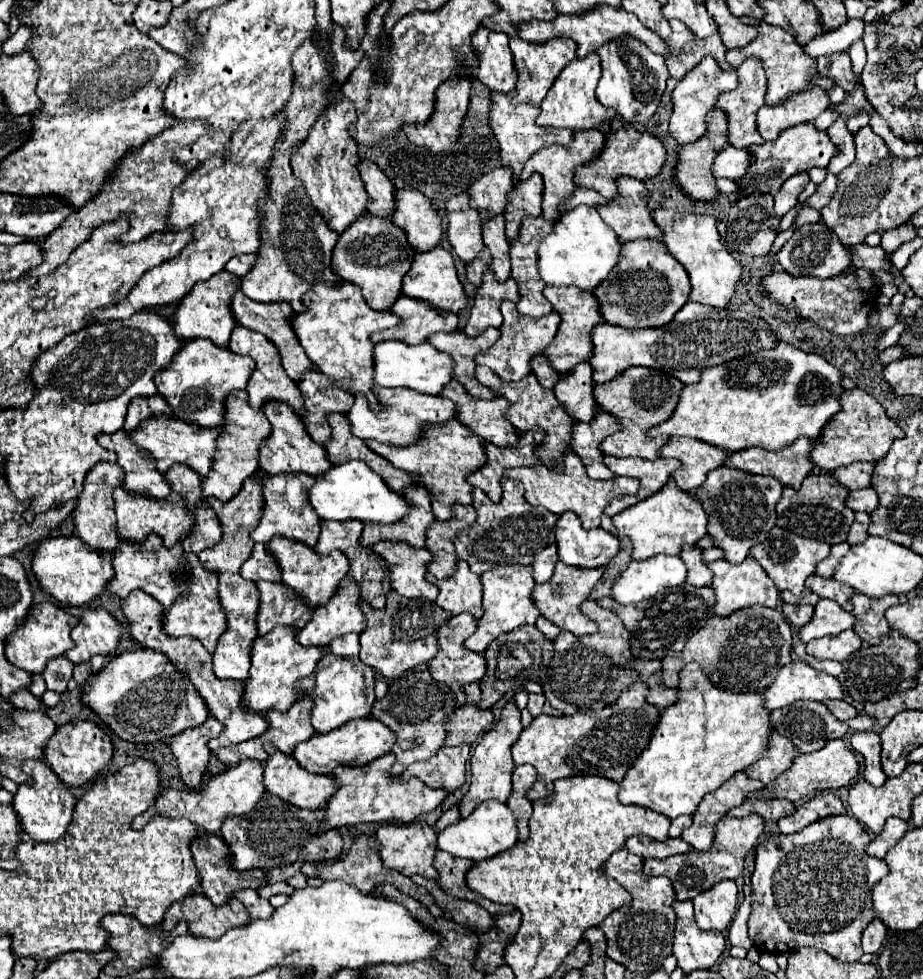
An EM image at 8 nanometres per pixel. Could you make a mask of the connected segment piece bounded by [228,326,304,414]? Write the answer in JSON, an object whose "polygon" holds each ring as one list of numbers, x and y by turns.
{"polygon":[[236,326,232,330,228,348,234,354,250,356,256,362,256,368,254,368,250,380,248,380,248,386,246,386,246,392,250,396,248,404,252,408,260,410,264,402,268,402,268,400,280,400,280,402,290,404,296,414,304,412,304,406,302,406,302,400,300,400,300,390,296,388,296,382,288,378,288,374,284,372,284,368,280,368,280,356,276,356,276,348,272,348,272,344,268,344,268,340,264,340,264,336,260,336,258,332,252,332,252,330,244,328,244,326]]}

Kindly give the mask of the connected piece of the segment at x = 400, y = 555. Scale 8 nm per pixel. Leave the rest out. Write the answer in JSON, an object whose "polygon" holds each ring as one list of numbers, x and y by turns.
{"polygon":[[388,540,372,544,370,550,386,562,394,592,404,598,436,600,438,588,424,578,428,560,432,560,428,550,412,548,410,544,394,544]]}

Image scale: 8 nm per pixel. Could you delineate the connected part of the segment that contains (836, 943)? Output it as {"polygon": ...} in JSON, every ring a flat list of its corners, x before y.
{"polygon":[[850,814,826,816,804,830,790,836,770,836,756,846,756,864,752,874,752,912,748,918,748,936,760,952,790,952,794,948,818,948,842,962,860,960,862,930,876,918,872,908,872,886,888,874,884,860,876,860,864,852,870,836,864,826]]}

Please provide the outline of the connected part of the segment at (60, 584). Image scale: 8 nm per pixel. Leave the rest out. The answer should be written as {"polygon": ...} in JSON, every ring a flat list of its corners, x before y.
{"polygon":[[78,536,42,540,32,558,32,572,46,594,54,596,62,604,72,606,86,606,90,600,104,592,104,586,114,576,110,552,92,552,90,546,84,544]]}

